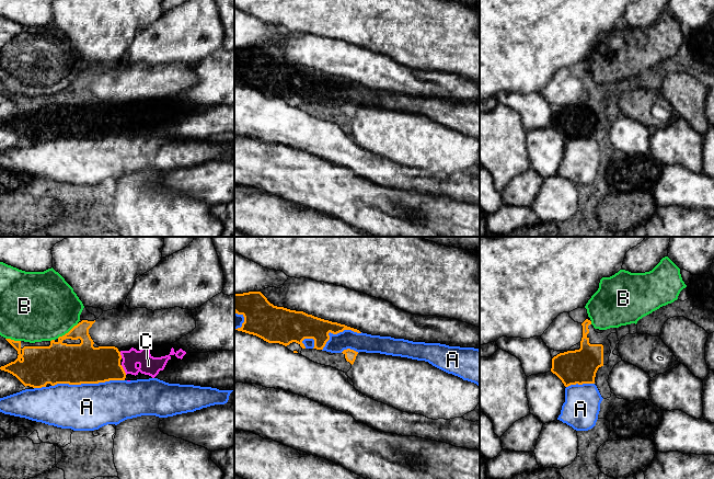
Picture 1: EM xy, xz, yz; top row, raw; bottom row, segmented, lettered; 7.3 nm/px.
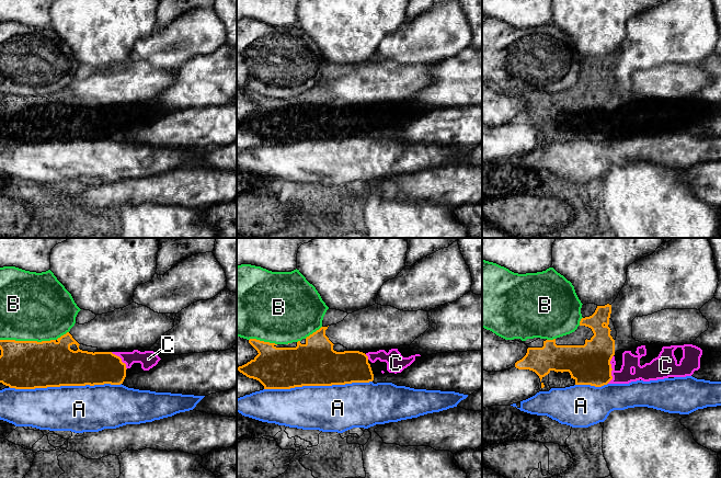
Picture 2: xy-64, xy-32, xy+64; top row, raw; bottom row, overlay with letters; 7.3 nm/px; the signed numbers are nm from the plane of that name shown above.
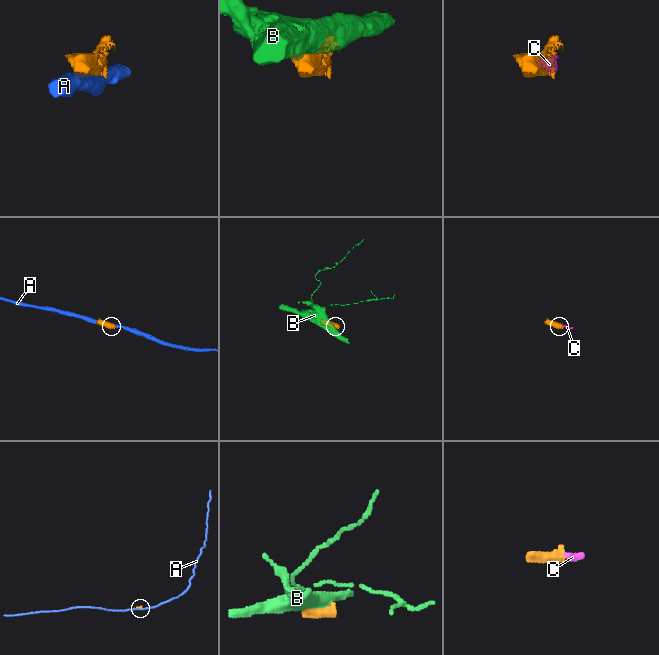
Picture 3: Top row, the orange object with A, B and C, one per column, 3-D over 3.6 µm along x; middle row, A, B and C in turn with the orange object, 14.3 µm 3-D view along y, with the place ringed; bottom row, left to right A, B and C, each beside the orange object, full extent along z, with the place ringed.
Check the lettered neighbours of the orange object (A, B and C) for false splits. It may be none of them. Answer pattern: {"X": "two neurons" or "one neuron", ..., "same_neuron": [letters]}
{"A": "two neurons", "B": "two neurons", "C": "one neuron", "same_neuron": ["C"]}

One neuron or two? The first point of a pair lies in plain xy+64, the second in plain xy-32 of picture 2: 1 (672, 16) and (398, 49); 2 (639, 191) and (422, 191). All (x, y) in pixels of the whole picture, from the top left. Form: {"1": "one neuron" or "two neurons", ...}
{"1": "one neuron", "2": "two neurons"}

